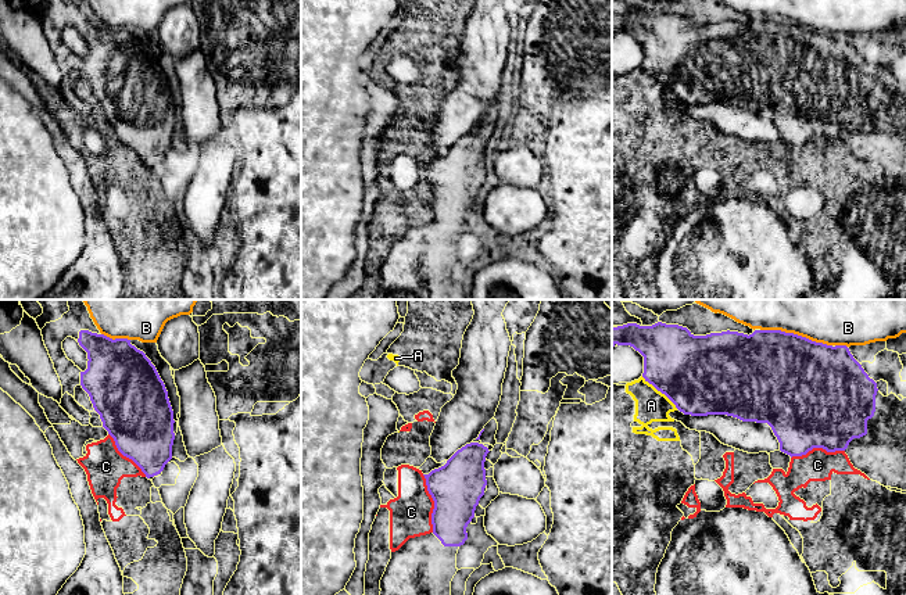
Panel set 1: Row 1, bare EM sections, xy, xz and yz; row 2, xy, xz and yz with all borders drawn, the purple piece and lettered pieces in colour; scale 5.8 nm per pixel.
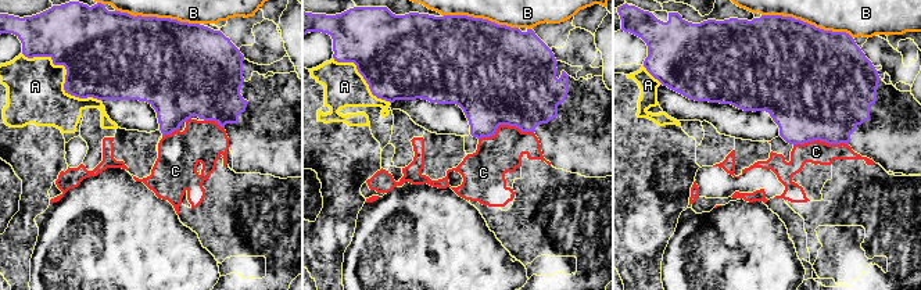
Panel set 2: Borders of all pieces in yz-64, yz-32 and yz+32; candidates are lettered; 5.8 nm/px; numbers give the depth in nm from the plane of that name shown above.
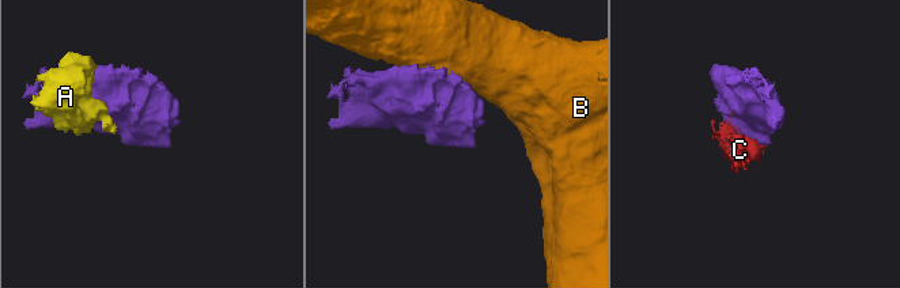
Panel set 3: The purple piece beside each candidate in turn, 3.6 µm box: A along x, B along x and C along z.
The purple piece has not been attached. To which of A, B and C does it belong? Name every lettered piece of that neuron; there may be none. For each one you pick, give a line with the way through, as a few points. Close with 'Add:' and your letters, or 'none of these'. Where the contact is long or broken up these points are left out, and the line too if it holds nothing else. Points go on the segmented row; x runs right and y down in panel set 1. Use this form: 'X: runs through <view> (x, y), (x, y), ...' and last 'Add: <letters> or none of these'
Add: none of these

